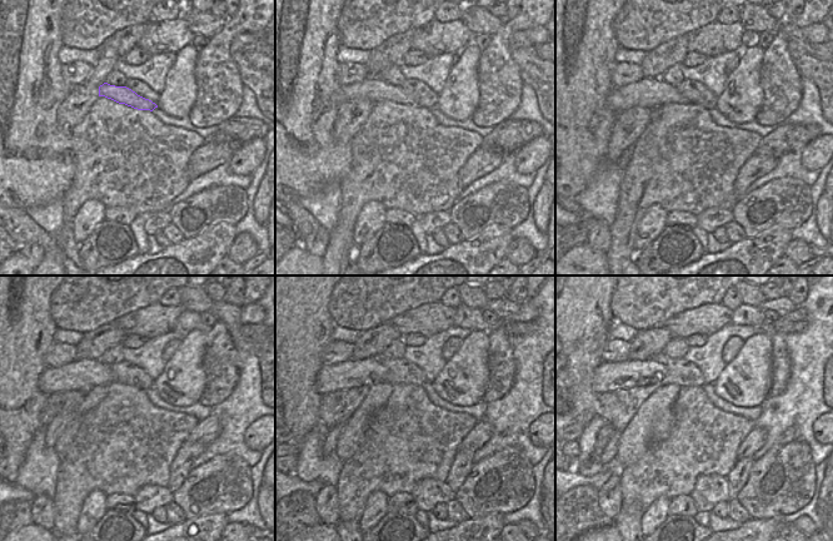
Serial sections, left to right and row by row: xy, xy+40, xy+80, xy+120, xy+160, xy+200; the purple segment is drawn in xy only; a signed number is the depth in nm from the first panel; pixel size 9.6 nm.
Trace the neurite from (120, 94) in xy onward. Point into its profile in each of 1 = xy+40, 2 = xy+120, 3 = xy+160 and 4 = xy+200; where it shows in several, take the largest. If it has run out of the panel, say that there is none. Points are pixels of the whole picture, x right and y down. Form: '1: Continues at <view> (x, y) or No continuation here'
1: Continues at xy+40 (374, 89)
2: Continues at xy+120 (80, 375)
3: Continues at xy+160 (352, 373)
4: Continues at xy+200 (608, 376)

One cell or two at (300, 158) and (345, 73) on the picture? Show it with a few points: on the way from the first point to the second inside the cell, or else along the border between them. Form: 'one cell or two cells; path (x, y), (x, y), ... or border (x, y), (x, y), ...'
two cells; border (338, 64), (338, 82), (340, 84)

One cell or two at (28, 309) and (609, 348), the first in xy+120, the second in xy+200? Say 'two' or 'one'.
two

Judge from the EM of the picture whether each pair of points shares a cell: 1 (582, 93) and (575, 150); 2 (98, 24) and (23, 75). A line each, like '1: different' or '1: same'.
1: same
2: different

